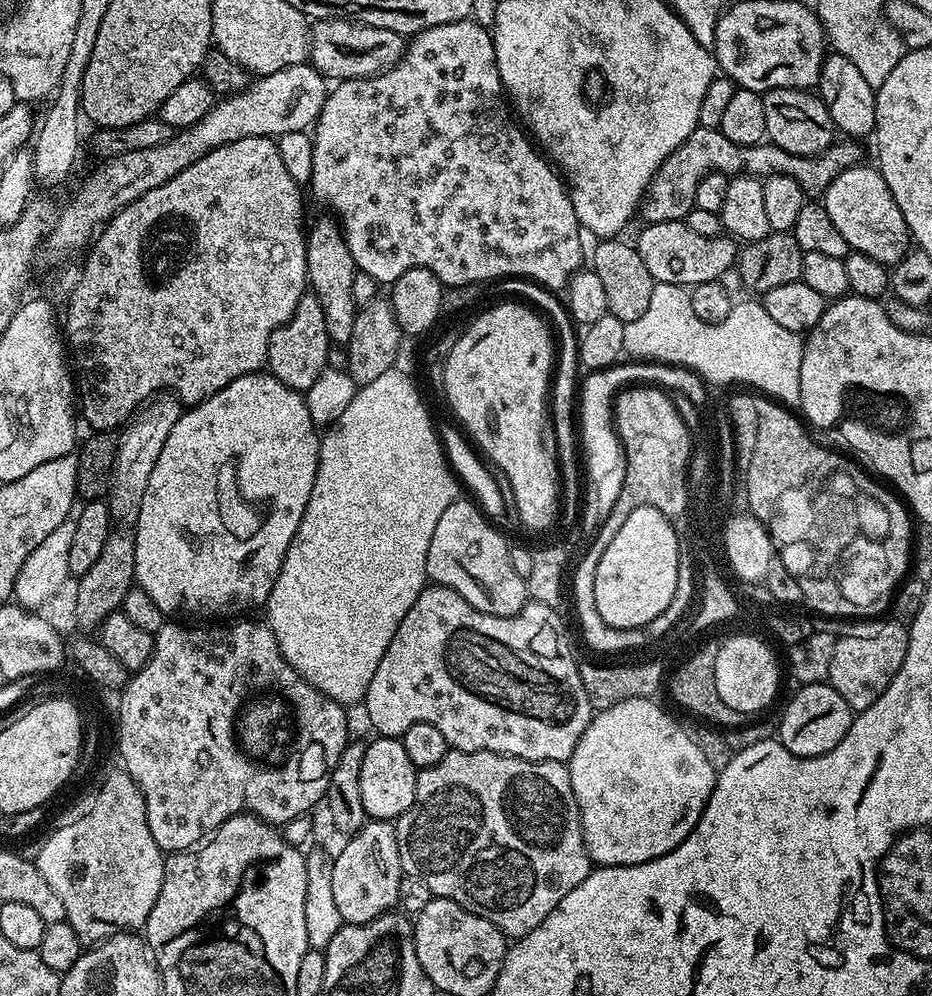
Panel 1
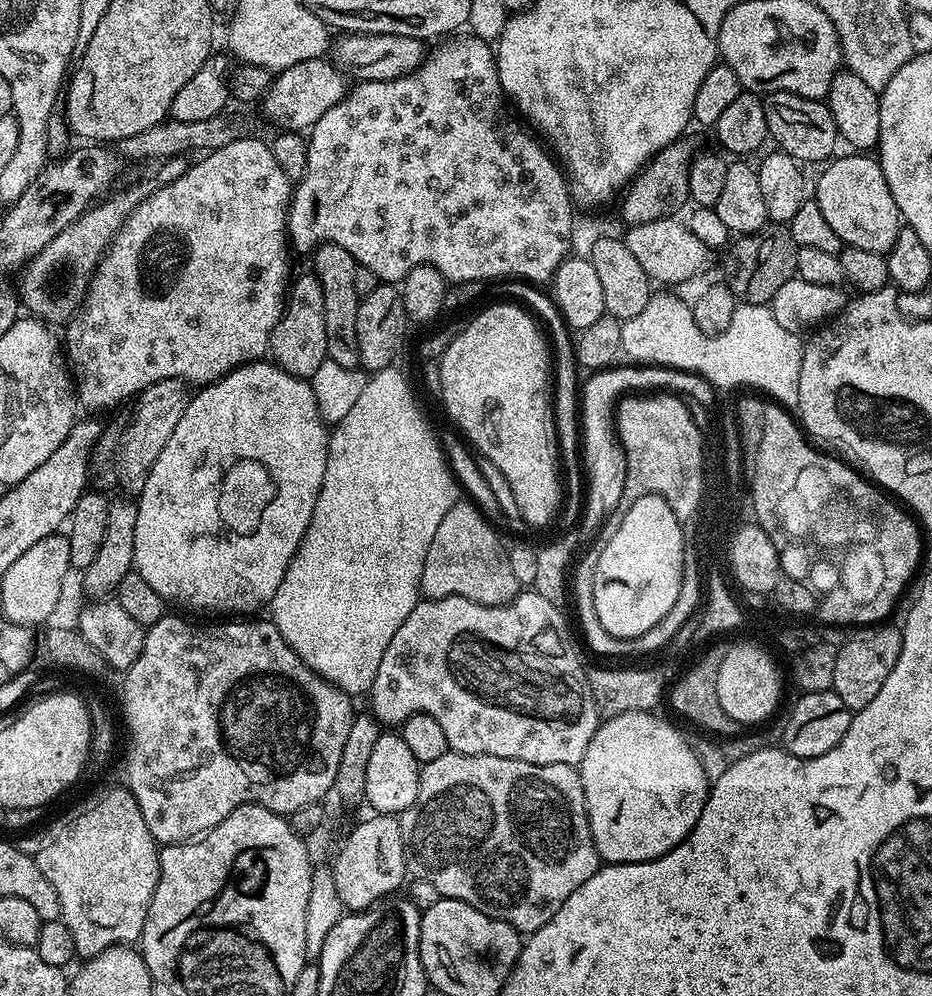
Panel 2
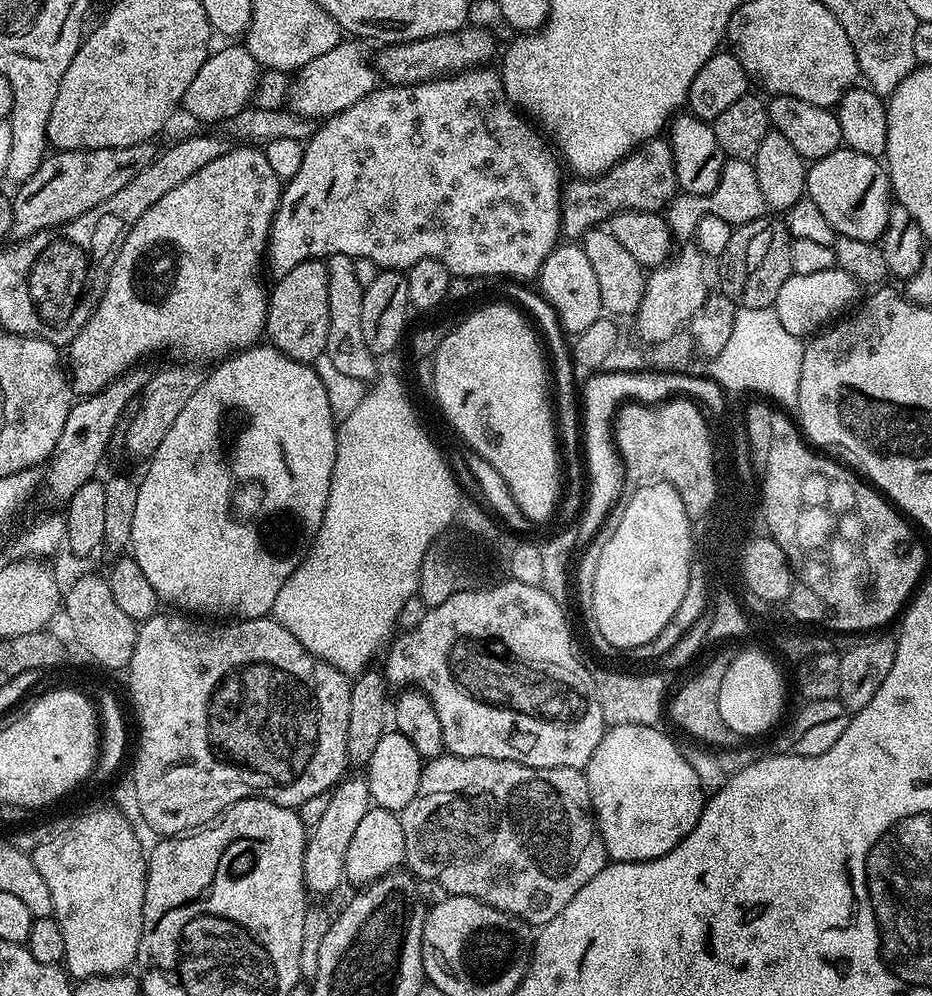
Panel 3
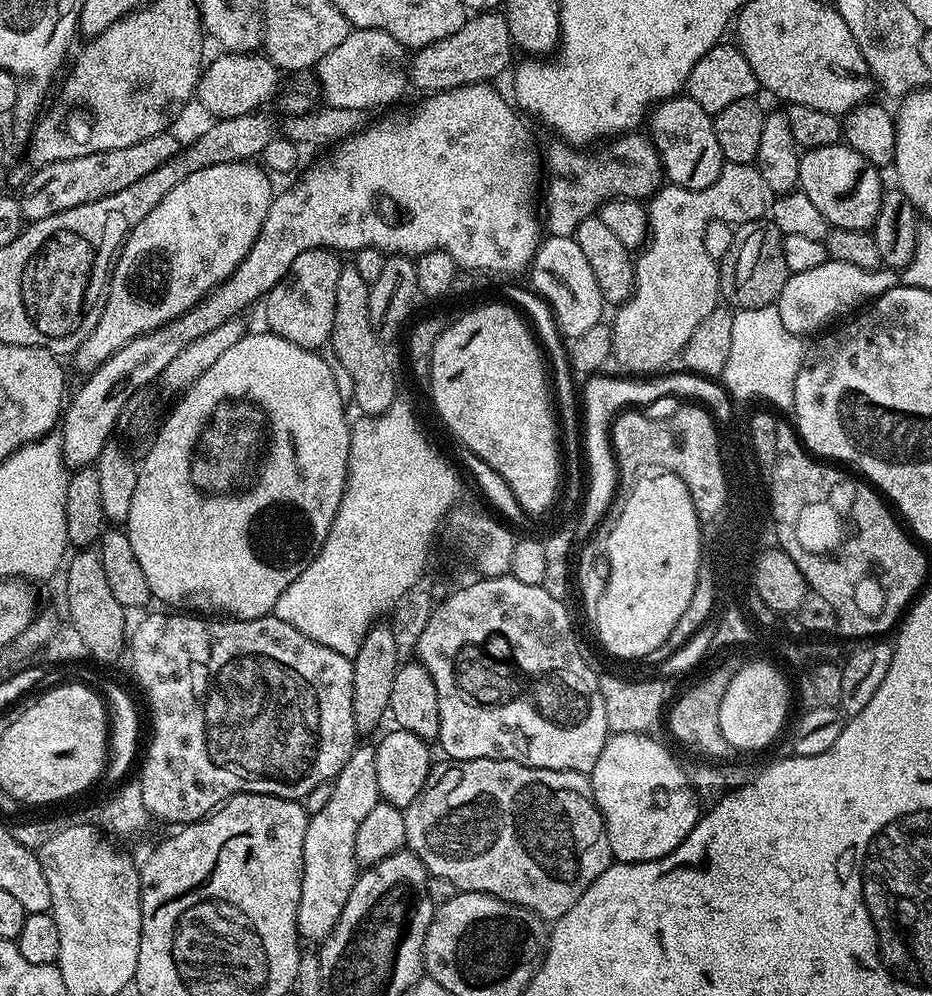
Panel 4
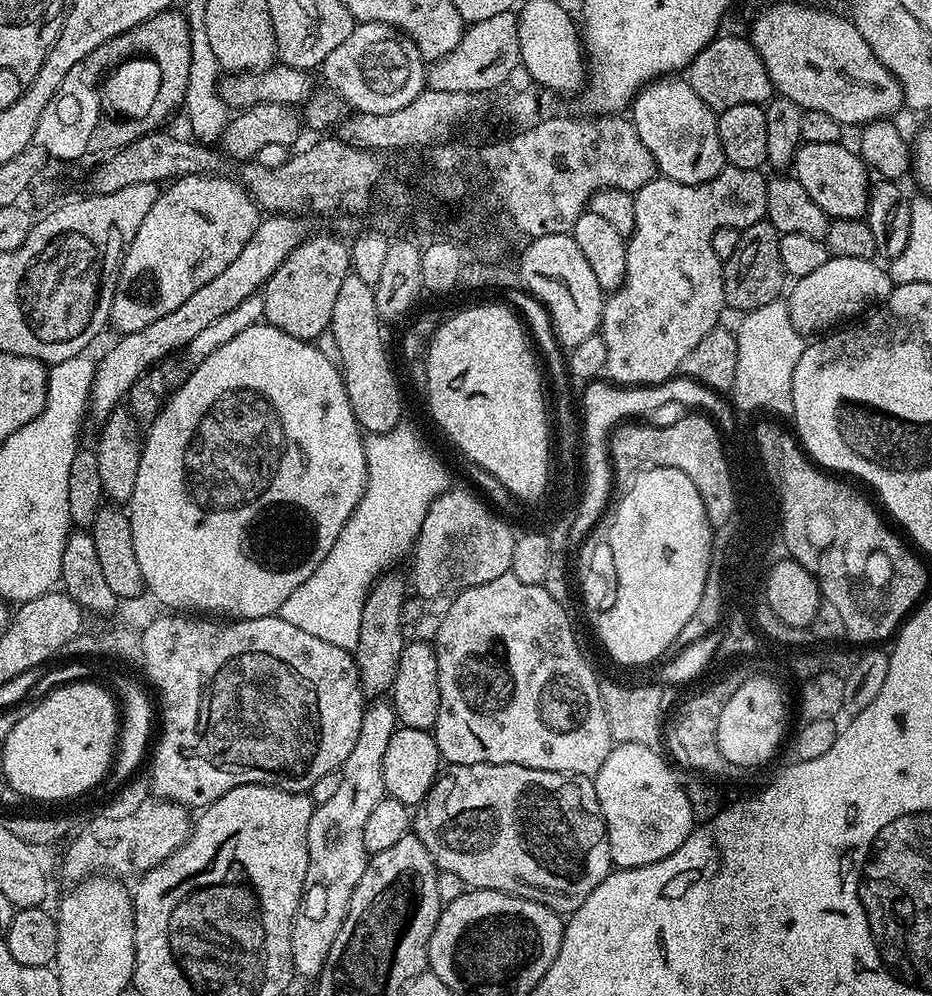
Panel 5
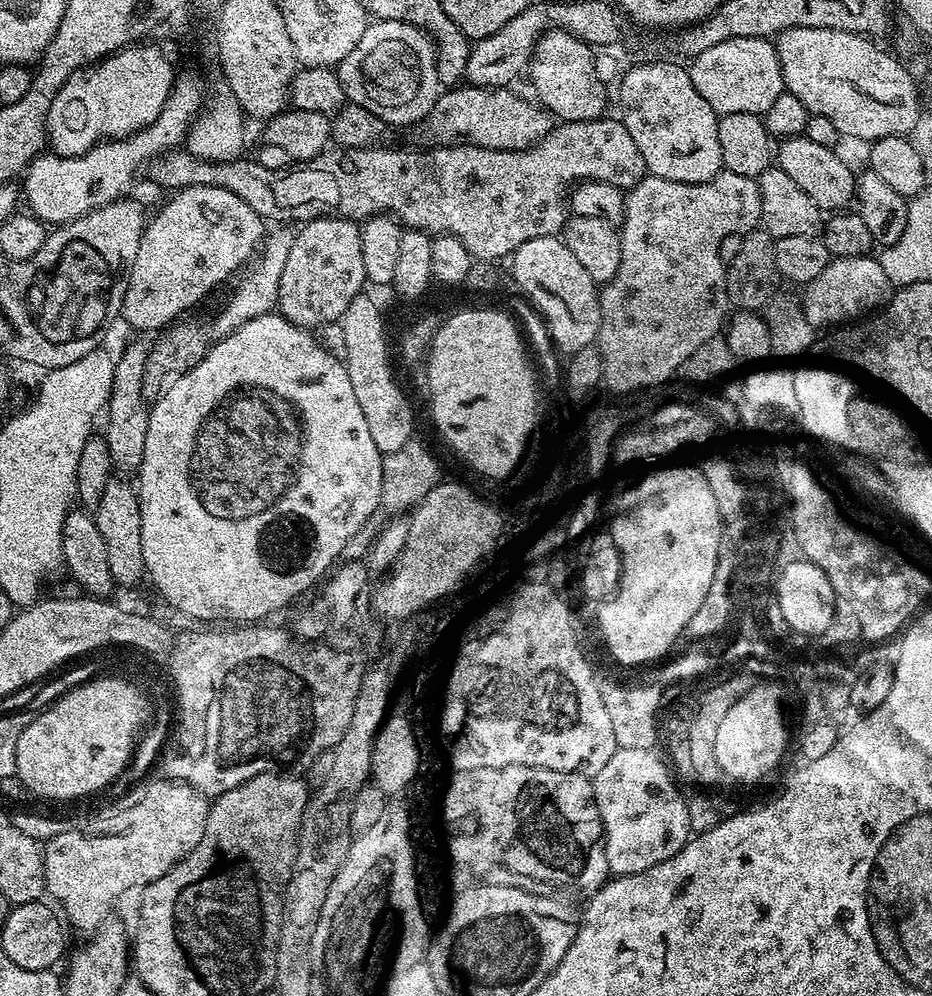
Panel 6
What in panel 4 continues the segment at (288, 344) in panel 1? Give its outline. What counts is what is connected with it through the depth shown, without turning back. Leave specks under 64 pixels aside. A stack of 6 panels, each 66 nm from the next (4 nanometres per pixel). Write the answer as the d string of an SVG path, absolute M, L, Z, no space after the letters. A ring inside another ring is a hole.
M331 248L306 250L290 262L290 270L263 297L267 331L286 338L294 346L319 350L332 339L334 297L342 260Z

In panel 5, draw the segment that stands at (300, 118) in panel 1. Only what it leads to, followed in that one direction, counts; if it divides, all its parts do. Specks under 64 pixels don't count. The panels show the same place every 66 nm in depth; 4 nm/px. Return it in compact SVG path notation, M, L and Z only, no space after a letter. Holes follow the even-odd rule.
M378 22L357 23L350 38L326 54L323 83L337 92L349 109L366 114L389 114L401 110L426 88L426 61L405 32Z

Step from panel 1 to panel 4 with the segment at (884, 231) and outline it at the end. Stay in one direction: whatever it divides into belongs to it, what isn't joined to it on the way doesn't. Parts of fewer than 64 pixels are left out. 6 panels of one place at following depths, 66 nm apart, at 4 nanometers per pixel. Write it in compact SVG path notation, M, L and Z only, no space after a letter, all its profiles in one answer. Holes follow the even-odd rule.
M843 142L810 148L800 158L798 188L810 198L810 202L814 202L814 206L818 206L822 218L826 218L831 227L866 232L878 218L882 195L880 172L877 165L862 158L862 154Z

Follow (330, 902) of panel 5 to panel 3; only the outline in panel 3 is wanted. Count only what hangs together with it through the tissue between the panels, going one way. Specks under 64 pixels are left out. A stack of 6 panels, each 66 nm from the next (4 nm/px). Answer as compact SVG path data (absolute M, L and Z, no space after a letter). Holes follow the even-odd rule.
M363 775L341 779L330 792L330 807L306 836L304 845L304 886L309 893L328 896L339 884L345 883L346 849L350 847L350 838L362 822L372 804L372 795L367 779Z

